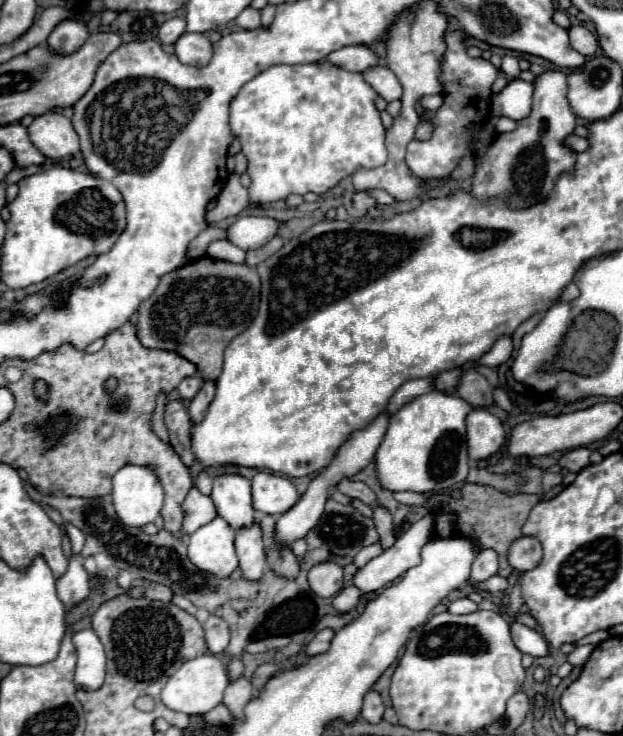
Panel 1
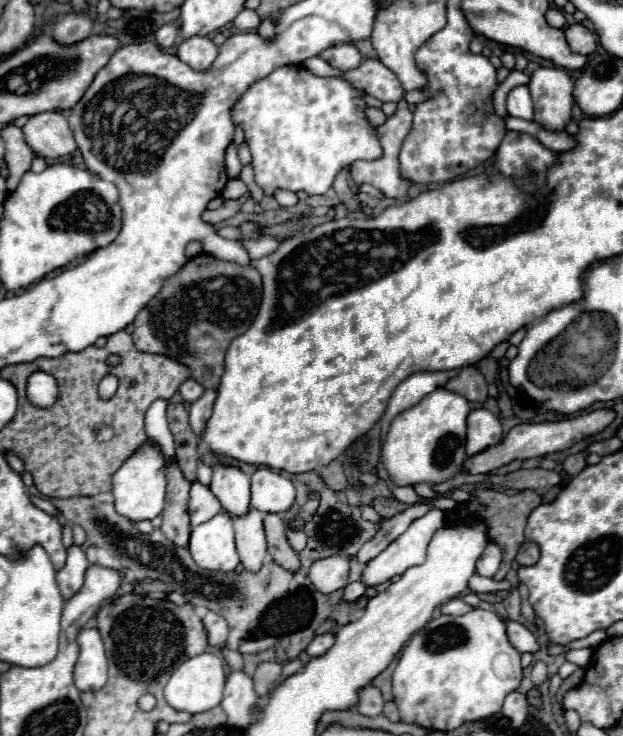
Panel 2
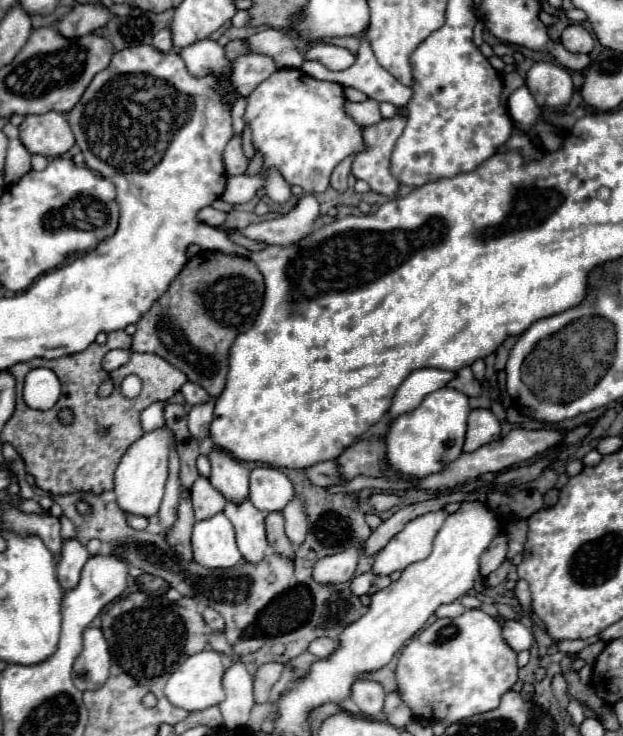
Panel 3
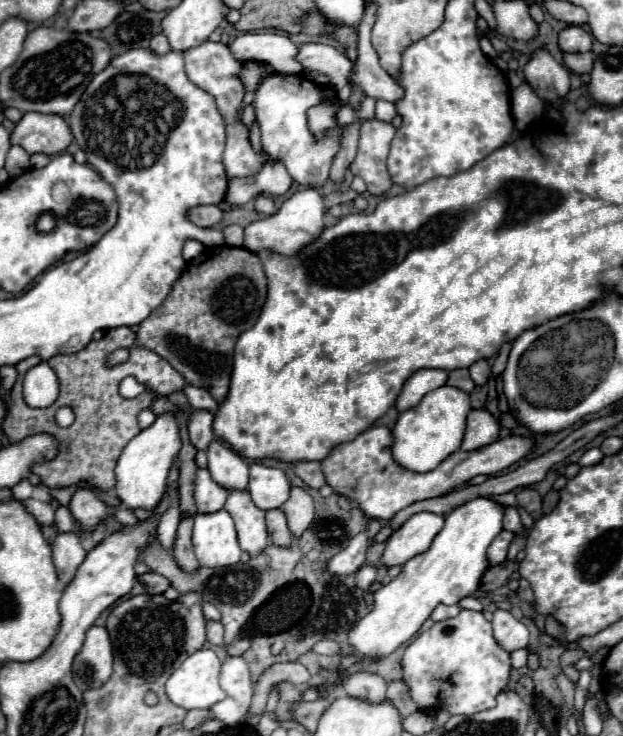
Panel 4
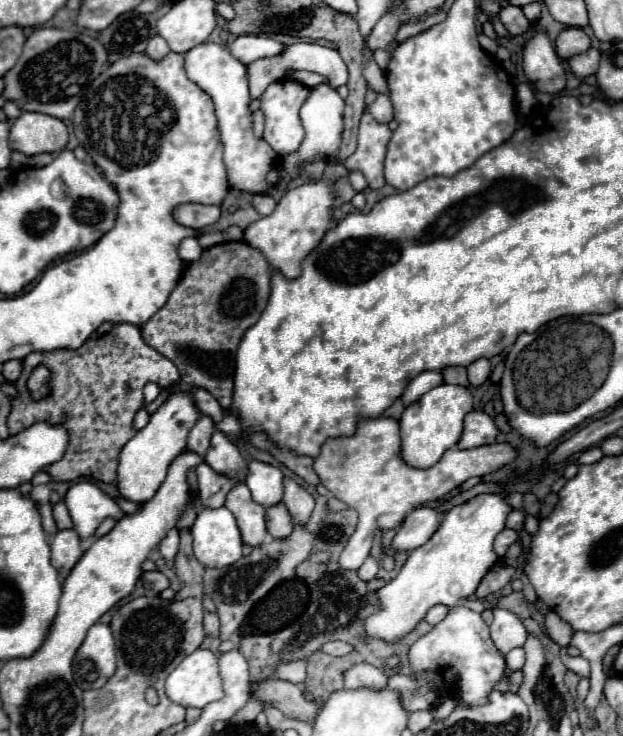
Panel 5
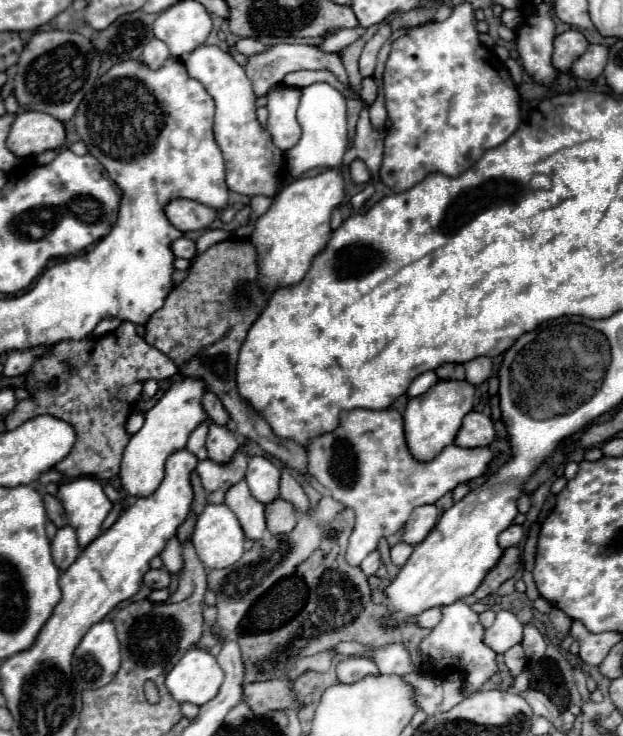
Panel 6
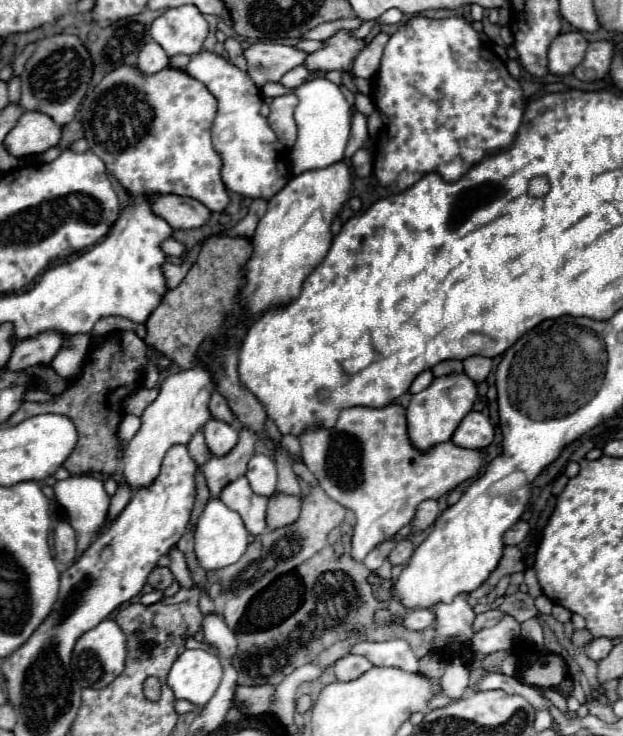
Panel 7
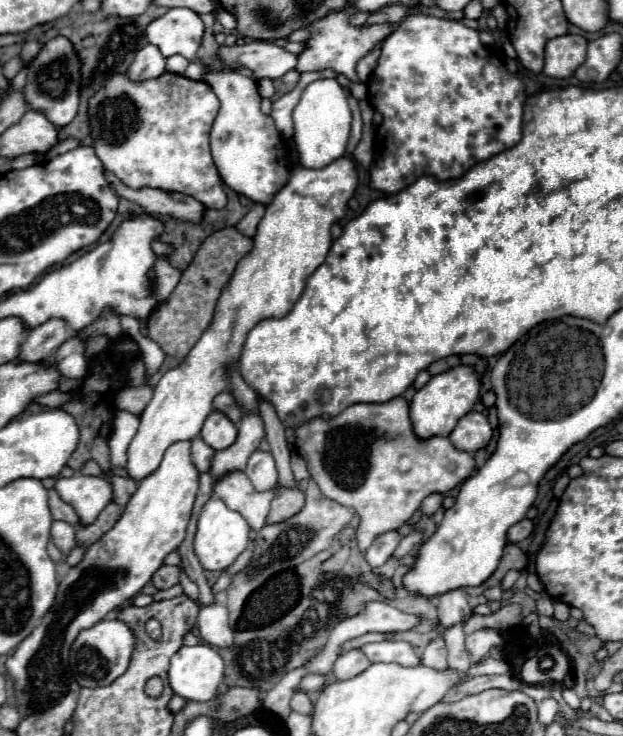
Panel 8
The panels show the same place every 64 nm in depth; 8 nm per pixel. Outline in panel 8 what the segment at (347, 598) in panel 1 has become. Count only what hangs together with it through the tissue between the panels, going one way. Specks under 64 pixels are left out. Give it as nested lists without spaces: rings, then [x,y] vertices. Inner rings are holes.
[[[386,532],[386,534],[378,536],[378,538],[372,542],[372,546],[368,548],[368,552],[366,552],[366,562],[368,562],[372,568],[382,566],[382,564],[394,554],[398,542],[400,542],[400,534],[398,534],[398,532]]]

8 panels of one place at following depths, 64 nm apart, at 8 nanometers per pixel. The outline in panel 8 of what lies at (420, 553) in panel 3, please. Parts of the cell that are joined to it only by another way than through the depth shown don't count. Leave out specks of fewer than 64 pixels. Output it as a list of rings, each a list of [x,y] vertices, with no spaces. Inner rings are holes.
[[[432,494],[432,496],[428,496],[424,502],[422,502],[422,506],[420,506],[420,512],[424,514],[424,516],[434,516],[436,514],[436,510],[440,508],[440,504],[442,504],[442,494]]]

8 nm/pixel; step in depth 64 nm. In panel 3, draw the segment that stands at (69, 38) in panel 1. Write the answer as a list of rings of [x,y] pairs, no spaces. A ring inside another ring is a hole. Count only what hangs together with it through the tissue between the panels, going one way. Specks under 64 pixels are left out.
[[[76,4],[74,10],[56,24],[56,30],[64,38],[80,38],[104,26],[110,18],[112,14],[100,4]]]

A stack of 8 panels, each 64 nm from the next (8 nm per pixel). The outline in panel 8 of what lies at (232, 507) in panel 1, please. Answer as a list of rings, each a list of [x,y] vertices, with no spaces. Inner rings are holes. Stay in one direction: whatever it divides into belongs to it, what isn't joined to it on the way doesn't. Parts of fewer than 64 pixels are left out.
[[[212,412],[206,418],[200,436],[204,438],[204,442],[210,448],[214,448],[214,450],[226,450],[226,448],[230,448],[236,442],[238,430],[236,430],[236,426],[224,414]]]

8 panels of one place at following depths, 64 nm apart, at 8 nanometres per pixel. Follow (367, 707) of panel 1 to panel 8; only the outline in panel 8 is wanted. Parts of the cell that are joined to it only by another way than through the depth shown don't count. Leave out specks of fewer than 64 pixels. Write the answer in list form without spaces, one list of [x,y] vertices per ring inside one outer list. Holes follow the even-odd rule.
[[[350,650],[350,652],[342,654],[336,660],[332,672],[334,672],[334,676],[338,680],[348,680],[348,678],[354,678],[360,672],[364,672],[368,666],[370,666],[370,662],[368,662],[368,658],[360,650]]]

